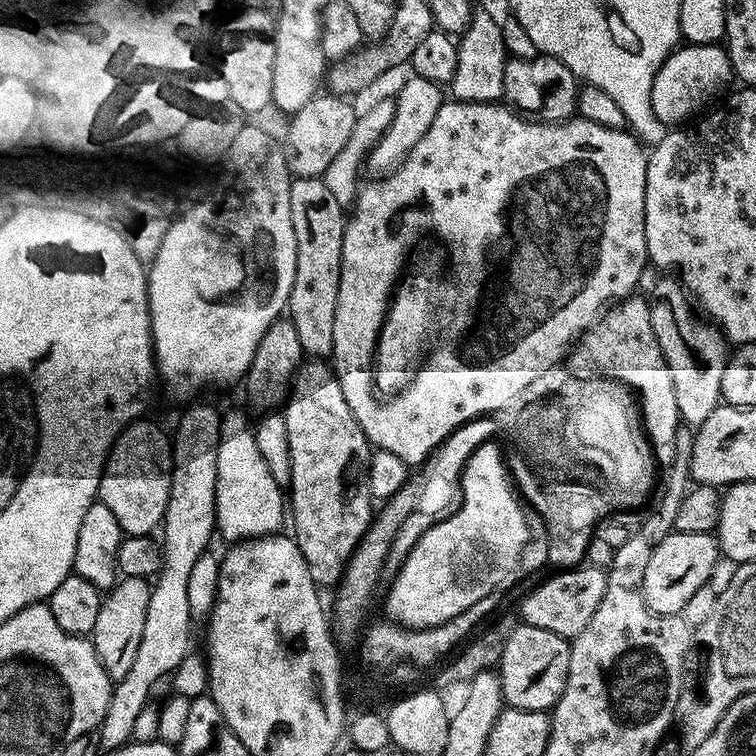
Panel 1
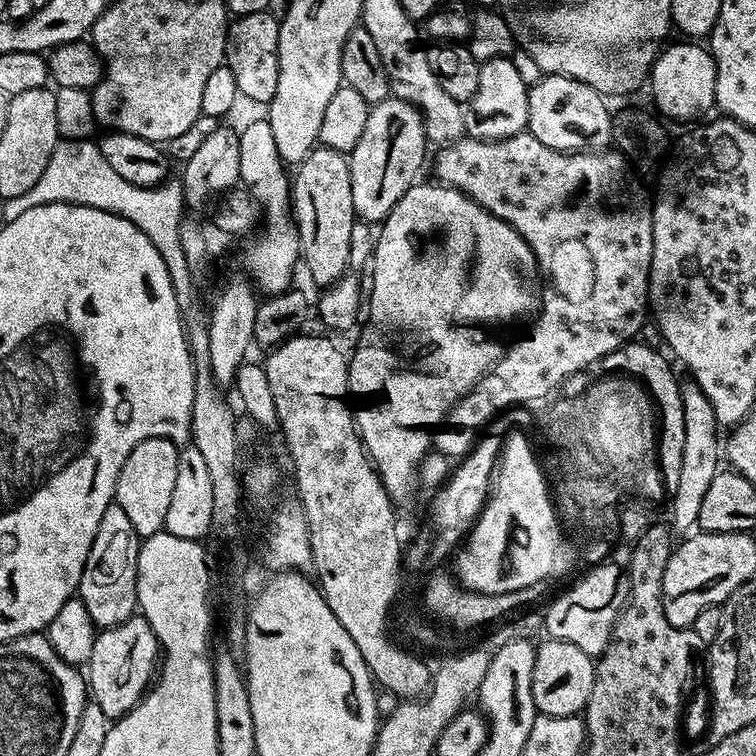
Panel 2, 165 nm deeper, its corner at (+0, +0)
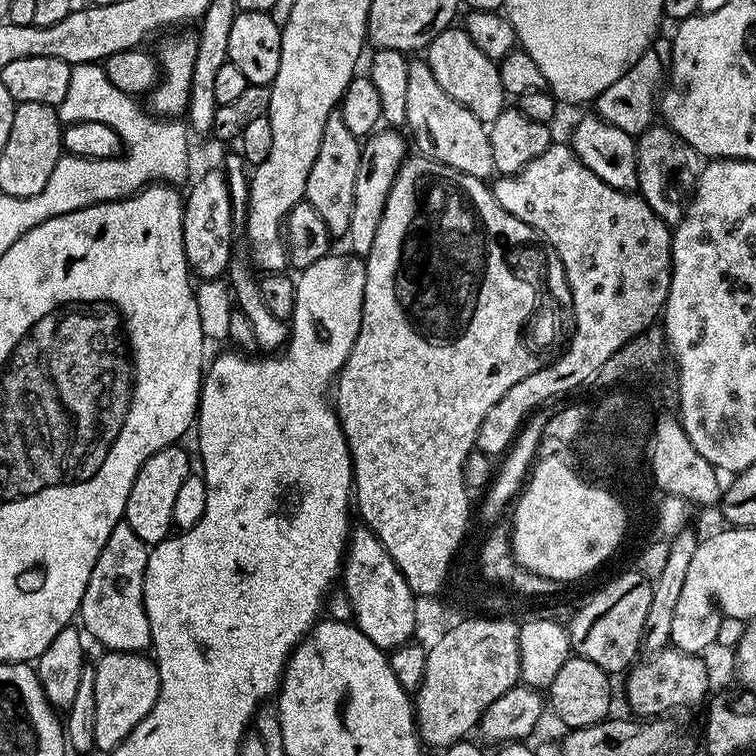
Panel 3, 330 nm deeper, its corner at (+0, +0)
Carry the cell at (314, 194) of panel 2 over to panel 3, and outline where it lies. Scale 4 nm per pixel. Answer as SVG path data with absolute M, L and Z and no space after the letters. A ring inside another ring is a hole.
M333 114L326 122L326 130L322 130L322 142L318 142L318 158L314 158L314 166L310 166L310 178L306 178L304 191L304 200L314 206L314 210L318 210L318 215L322 217L322 222L326 224L333 238L344 238L348 234L350 216L354 211L354 186L358 177L361 151L362 144L358 137L350 134L350 129L346 127L346 122L342 122L339 114Z

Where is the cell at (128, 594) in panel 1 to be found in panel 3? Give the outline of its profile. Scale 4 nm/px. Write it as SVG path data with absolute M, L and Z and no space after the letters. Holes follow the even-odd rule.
M109 652L94 665L94 742L99 751L111 754L150 714L160 693L160 669L138 652Z

